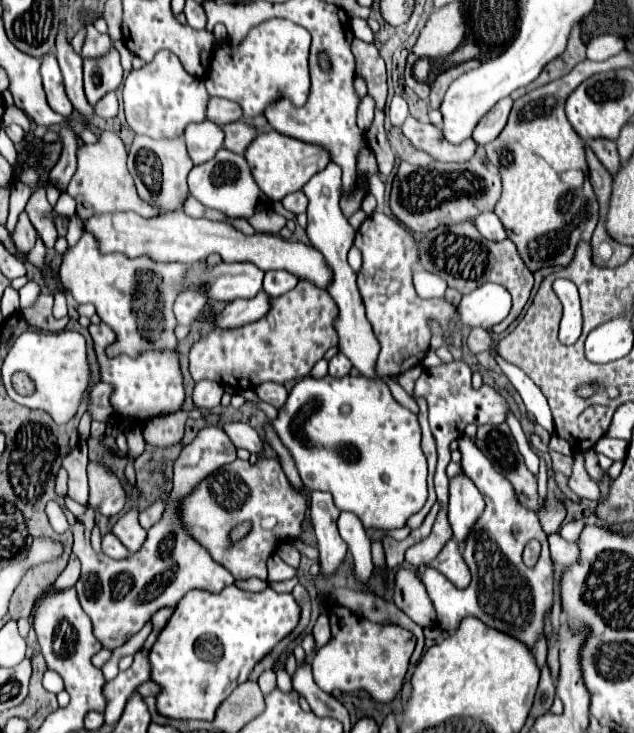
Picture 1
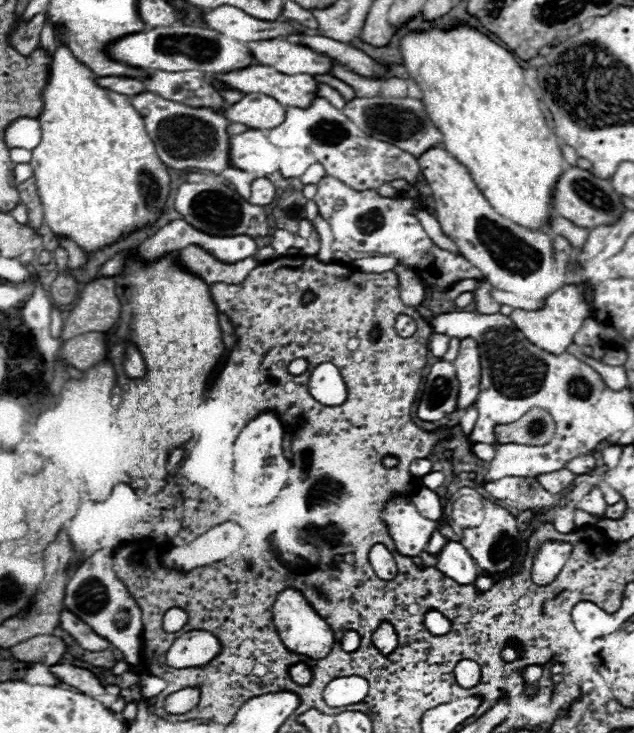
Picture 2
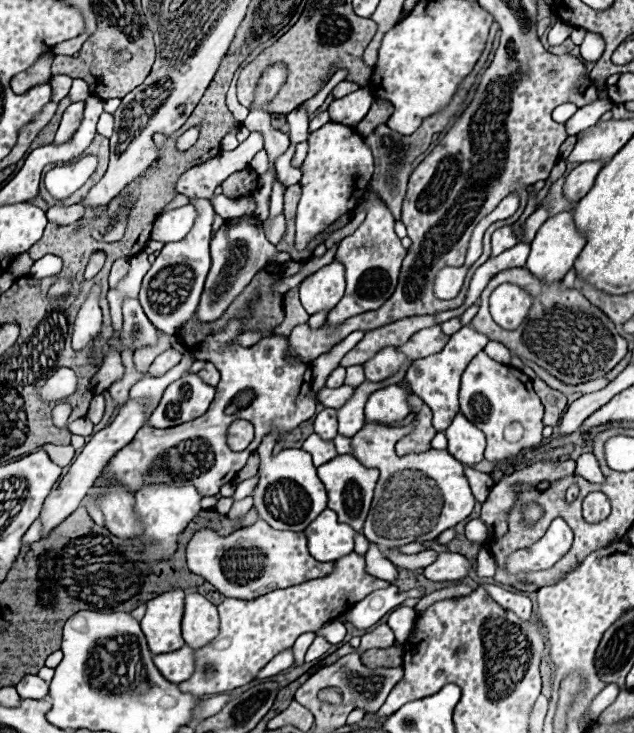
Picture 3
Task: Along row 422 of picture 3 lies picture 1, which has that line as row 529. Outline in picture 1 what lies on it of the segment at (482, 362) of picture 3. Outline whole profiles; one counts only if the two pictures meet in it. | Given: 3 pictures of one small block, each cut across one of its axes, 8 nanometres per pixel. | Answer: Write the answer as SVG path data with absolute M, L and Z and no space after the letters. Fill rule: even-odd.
M460 436L458 450L462 454L460 464L464 474L476 484L486 502L486 510L464 546L464 560L472 572L472 582L468 588L458 590L449 585L443 574L430 567L421 573L420 578L436 608L438 624L444 630L454 632L466 616L474 616L486 626L520 640L534 652L538 638L544 636L546 614L554 604L554 562L550 558L546 532L540 528L538 514L518 504L512 484L508 484L508 480L494 470L492 462L476 448L472 438ZM532 538L542 544L542 554L536 566L528 568L522 562L522 550Z

